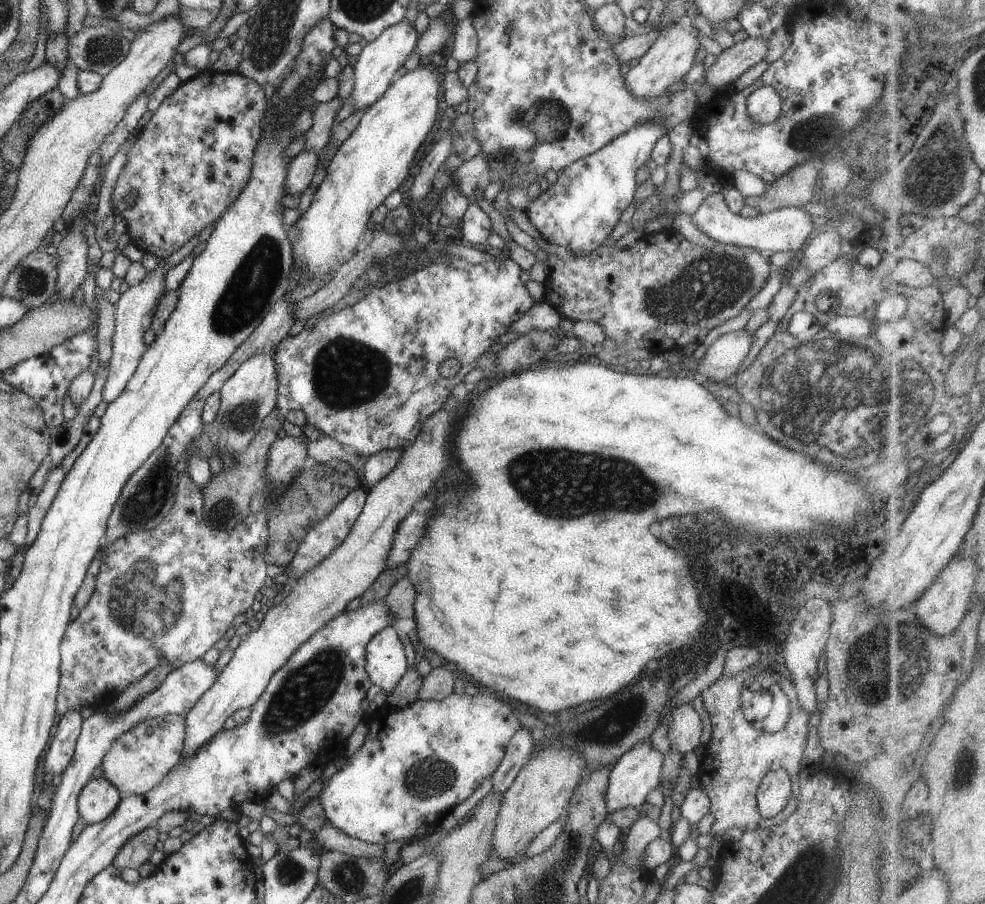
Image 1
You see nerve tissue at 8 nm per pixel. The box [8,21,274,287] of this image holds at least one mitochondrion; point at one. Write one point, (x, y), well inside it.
(102, 51)

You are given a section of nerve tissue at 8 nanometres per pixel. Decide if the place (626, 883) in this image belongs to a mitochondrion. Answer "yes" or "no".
no

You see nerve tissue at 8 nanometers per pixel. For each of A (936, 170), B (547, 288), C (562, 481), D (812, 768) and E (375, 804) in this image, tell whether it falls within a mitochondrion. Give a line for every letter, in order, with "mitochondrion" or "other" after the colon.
A: mitochondrion
B: other
C: mitochondrion
D: other
E: other

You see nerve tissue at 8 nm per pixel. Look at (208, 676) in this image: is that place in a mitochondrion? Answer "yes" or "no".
no

